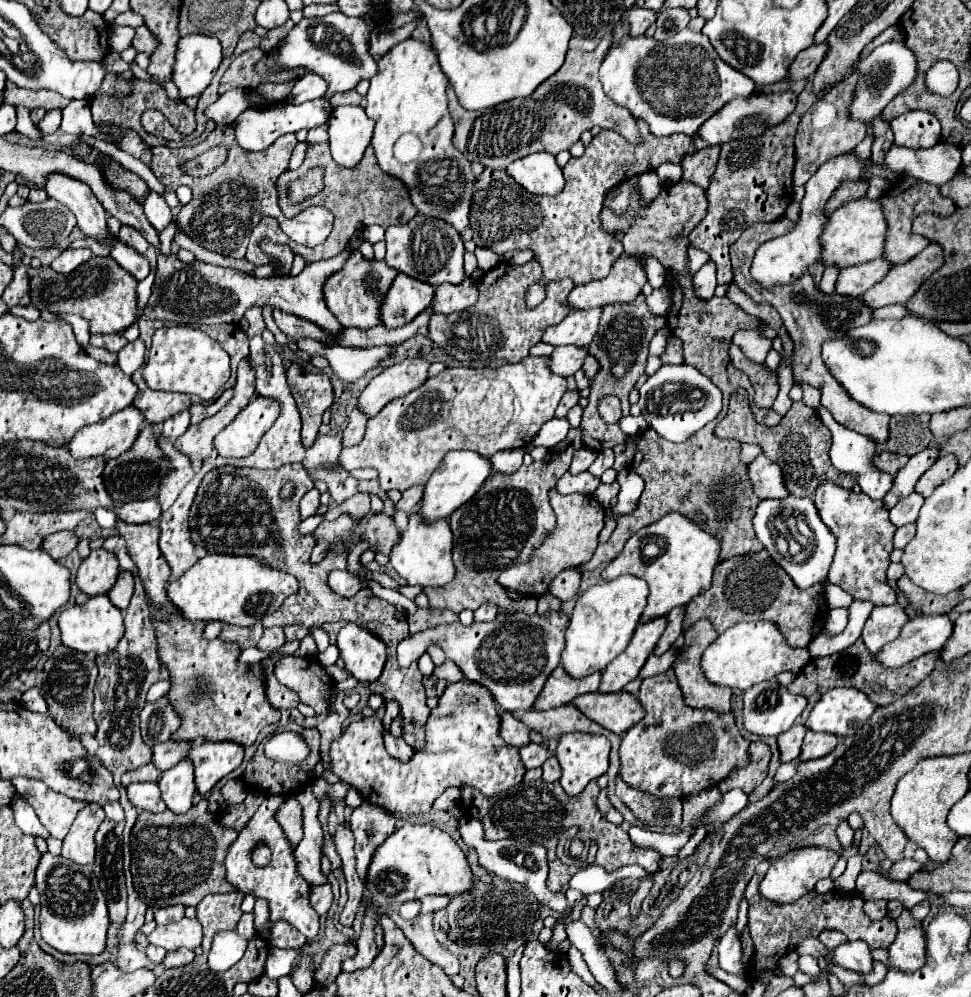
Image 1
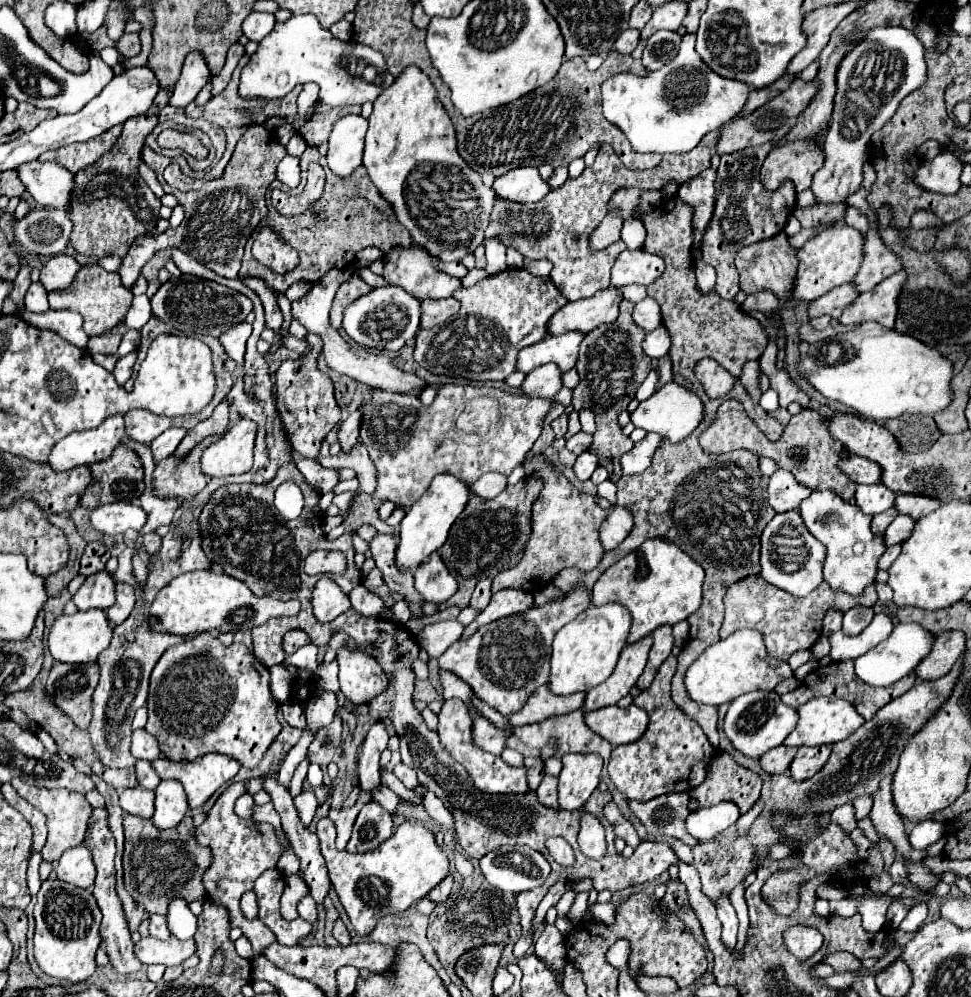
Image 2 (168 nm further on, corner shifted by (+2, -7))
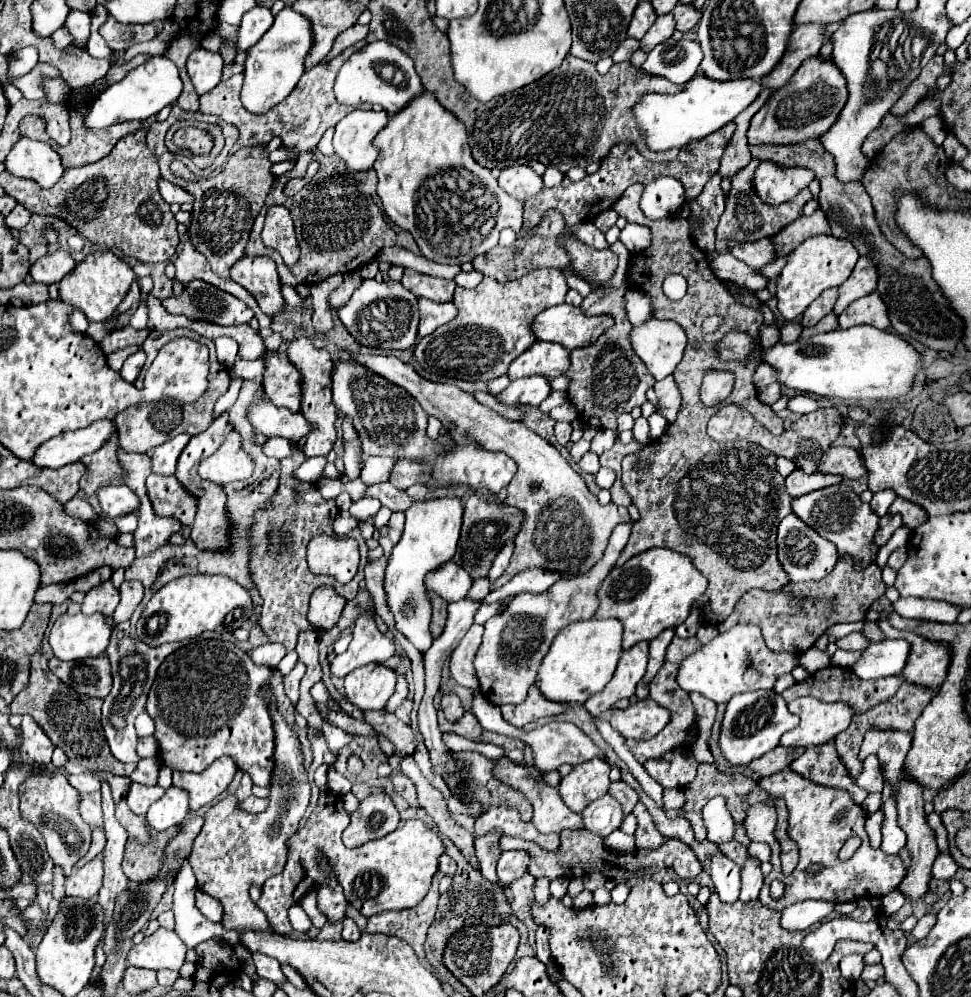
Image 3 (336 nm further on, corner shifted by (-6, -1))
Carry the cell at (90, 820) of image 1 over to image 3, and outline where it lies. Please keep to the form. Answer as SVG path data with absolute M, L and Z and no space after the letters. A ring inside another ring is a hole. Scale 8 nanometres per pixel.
M96 856L78 872L66 878L66 894L94 898L102 886L102 860Z

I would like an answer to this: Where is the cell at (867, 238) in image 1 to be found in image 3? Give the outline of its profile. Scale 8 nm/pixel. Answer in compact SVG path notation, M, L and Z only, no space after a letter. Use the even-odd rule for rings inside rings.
M812 236L804 240L790 256L778 280L778 310L786 320L798 318L810 302L814 302L824 290L832 286L840 286L854 270L858 260L858 250L846 238L834 236Z

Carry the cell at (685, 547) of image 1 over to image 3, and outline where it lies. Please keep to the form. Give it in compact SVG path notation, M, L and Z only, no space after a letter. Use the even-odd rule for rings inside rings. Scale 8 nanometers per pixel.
M650 548L632 556L622 568L612 568L604 578L598 598L598 618L618 618L624 624L622 648L628 650L640 640L652 640L666 628L682 624L694 602L704 594L708 586L706 576L698 572L692 560L670 548Z

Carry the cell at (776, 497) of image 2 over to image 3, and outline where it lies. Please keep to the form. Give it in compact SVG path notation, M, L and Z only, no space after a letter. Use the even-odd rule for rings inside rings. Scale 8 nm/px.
M794 470L788 478L786 478L786 492L792 498L810 494L814 490L832 486L842 482L842 476L832 476L832 474L804 474L802 470Z

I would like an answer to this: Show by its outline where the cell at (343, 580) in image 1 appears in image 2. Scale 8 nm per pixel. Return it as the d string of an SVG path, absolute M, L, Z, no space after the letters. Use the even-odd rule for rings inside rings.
M322 576L312 592L312 610L318 622L332 622L348 608L348 596L340 590L340 586L332 582L328 576Z

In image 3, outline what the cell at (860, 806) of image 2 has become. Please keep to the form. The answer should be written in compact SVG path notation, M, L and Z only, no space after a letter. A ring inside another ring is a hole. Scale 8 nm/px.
M870 754L866 760L864 760L864 772L858 776L856 780L858 786L862 786L866 792L878 792L882 794L882 788L884 788L884 780L882 780L882 774L880 774L880 764L878 764L878 758L874 754Z

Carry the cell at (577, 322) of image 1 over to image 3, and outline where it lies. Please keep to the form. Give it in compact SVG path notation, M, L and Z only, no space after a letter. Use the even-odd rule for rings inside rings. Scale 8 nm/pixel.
M538 340L510 364L508 376L510 380L532 376L532 374L544 374L556 378L560 374L566 374L568 368L570 368L568 348L564 348L562 344Z

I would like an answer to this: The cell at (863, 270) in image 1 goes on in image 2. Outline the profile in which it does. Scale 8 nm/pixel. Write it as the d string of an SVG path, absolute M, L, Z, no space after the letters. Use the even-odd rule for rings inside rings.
M852 282L842 284L842 286L834 288L834 290L830 290L828 294L816 298L814 302L810 302L810 306L808 306L808 318L812 320L812 318L816 318L816 316L828 314L828 316L832 316L834 320L838 320L840 314L842 314L842 310L844 310L850 302L854 302L856 296L858 296L858 294L854 292L854 284L852 284Z

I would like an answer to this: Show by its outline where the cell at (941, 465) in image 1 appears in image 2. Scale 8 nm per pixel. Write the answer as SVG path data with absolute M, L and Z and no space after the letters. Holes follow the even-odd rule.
M912 494L896 496L896 510L900 514L910 516L912 520L918 520L918 518L934 512L938 506L940 506L938 500L926 498L926 496L912 496Z

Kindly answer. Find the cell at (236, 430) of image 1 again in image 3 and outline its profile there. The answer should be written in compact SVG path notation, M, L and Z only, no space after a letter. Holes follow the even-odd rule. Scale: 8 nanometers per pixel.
M230 430L226 434L224 444L200 464L198 474L204 480L228 484L236 480L246 480L252 474L252 470L254 470L254 460L250 454L242 450L240 432Z

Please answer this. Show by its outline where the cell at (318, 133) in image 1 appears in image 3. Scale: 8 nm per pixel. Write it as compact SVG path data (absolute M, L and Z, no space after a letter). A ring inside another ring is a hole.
M334 128L328 129L324 133L323 137L321 138L318 144L318 149L322 152L322 154L326 156L330 156L334 153L334 149L332 145L334 131L335 131Z

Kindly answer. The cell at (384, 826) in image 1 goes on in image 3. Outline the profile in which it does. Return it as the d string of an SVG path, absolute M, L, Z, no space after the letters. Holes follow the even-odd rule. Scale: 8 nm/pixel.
M384 792L370 794L350 816L352 822L344 830L342 840L346 848L358 848L370 840L382 838L398 828L400 816L392 798Z

